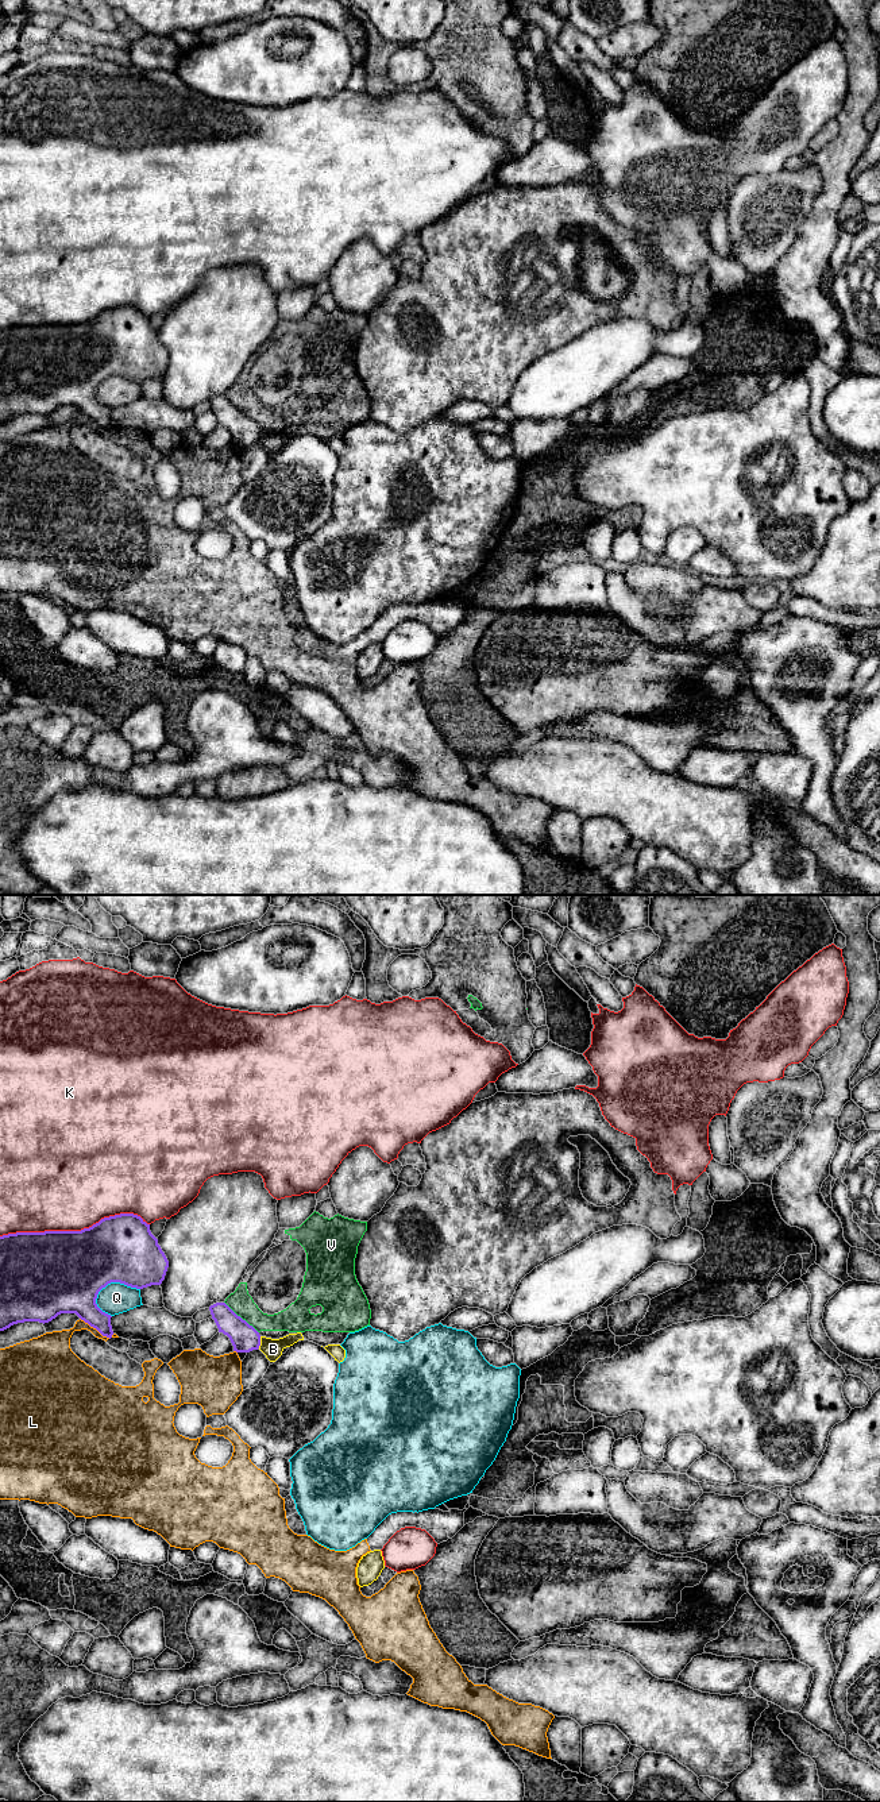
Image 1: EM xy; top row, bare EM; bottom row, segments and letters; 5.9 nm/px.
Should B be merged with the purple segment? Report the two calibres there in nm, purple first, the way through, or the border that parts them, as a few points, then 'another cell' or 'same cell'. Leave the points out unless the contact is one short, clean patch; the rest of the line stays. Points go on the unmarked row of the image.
170 nm thick on the purple side, 120 nm on the other; border along xy (261, 429), (258, 440); another cell

